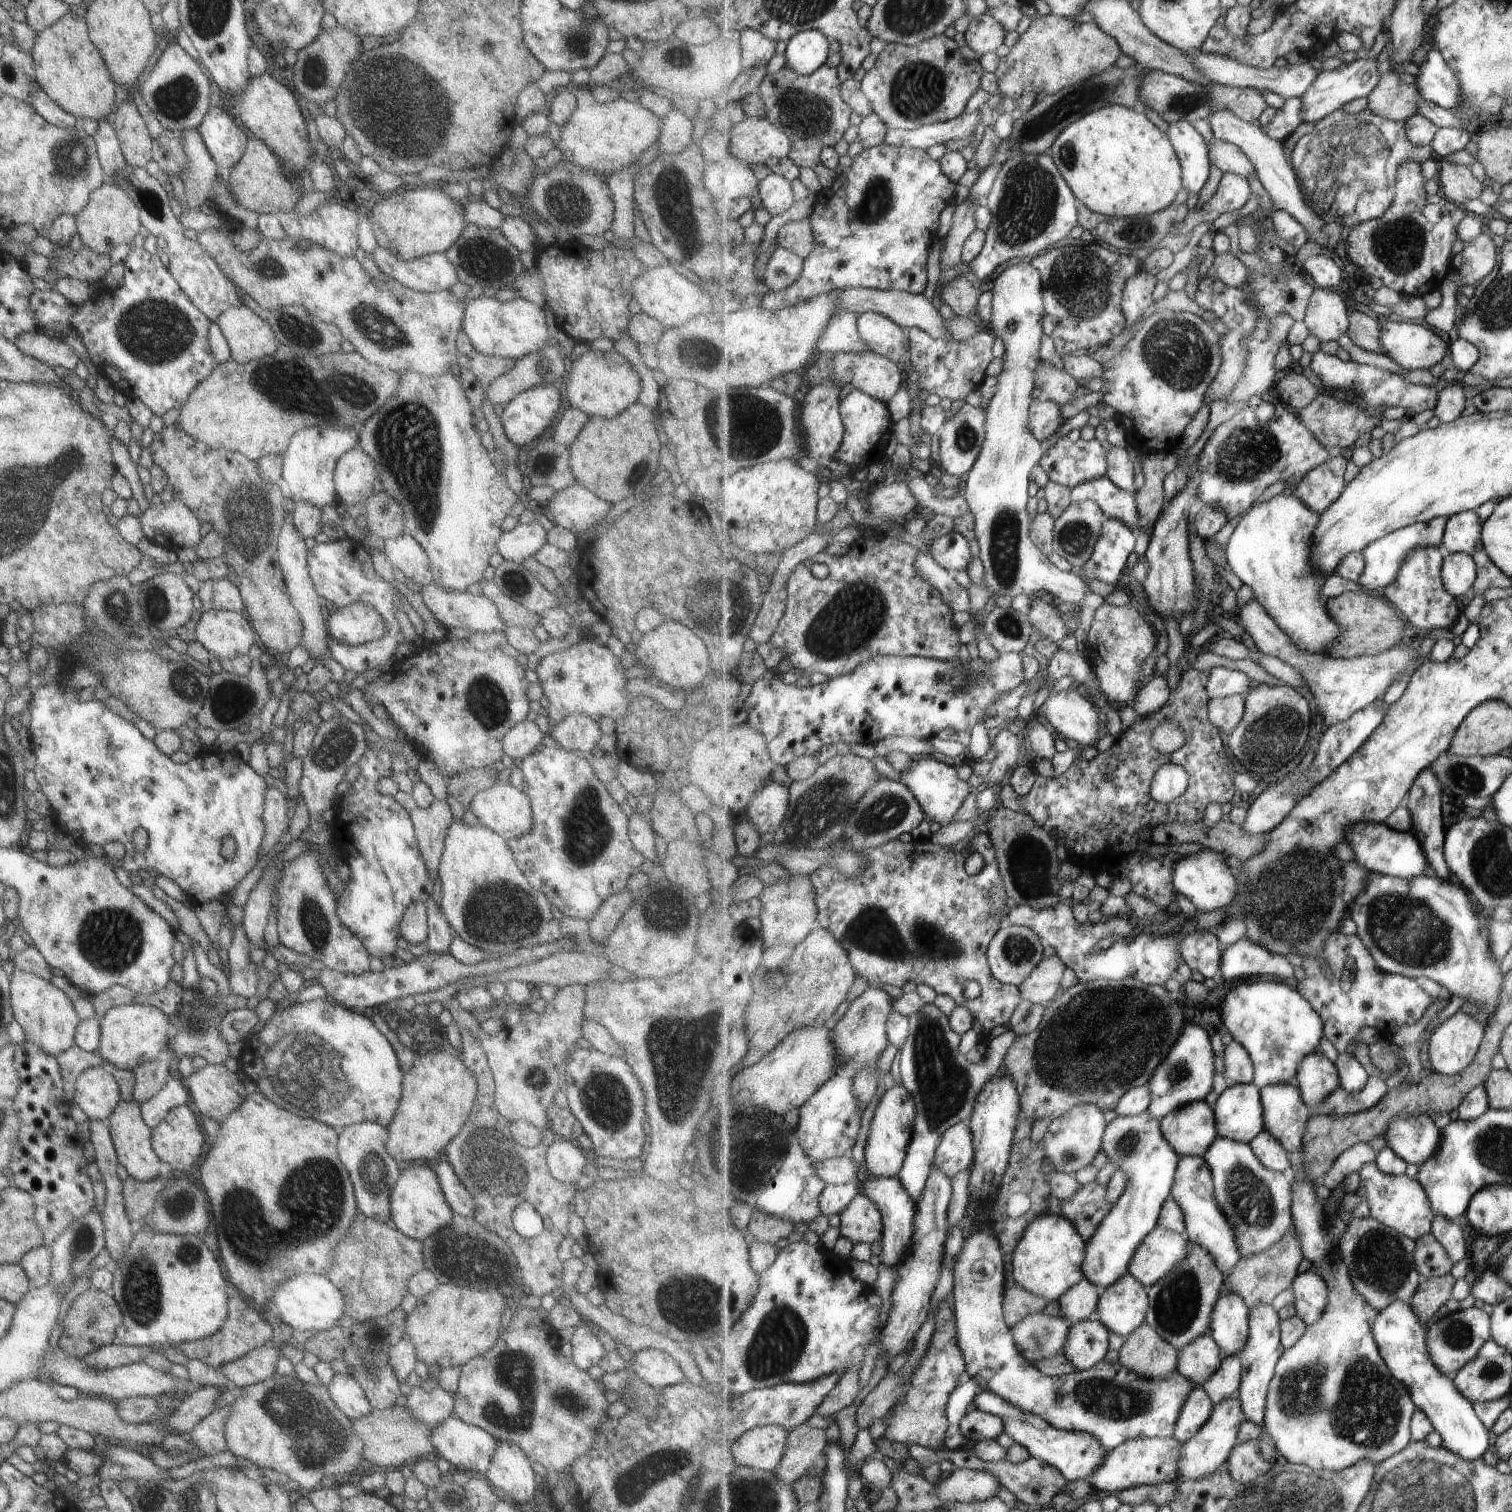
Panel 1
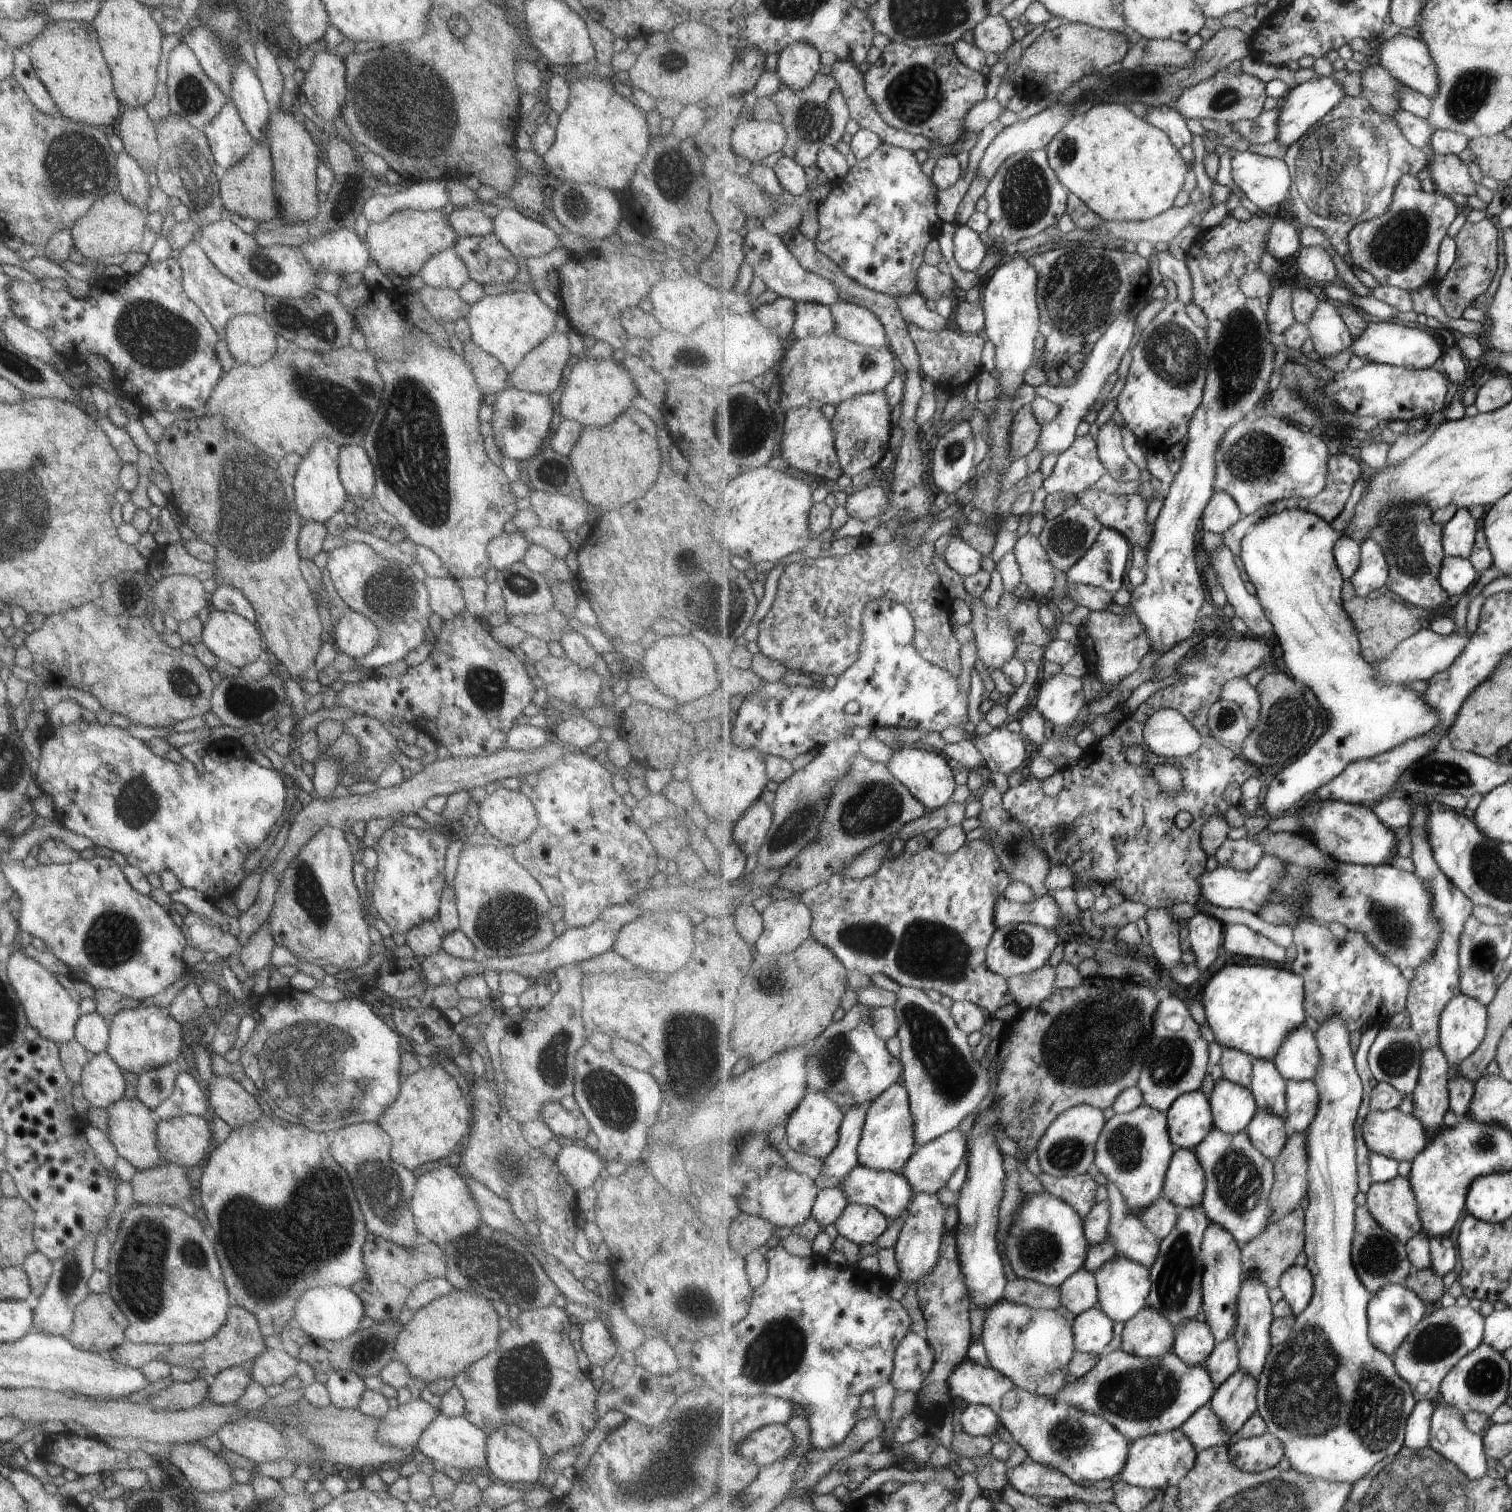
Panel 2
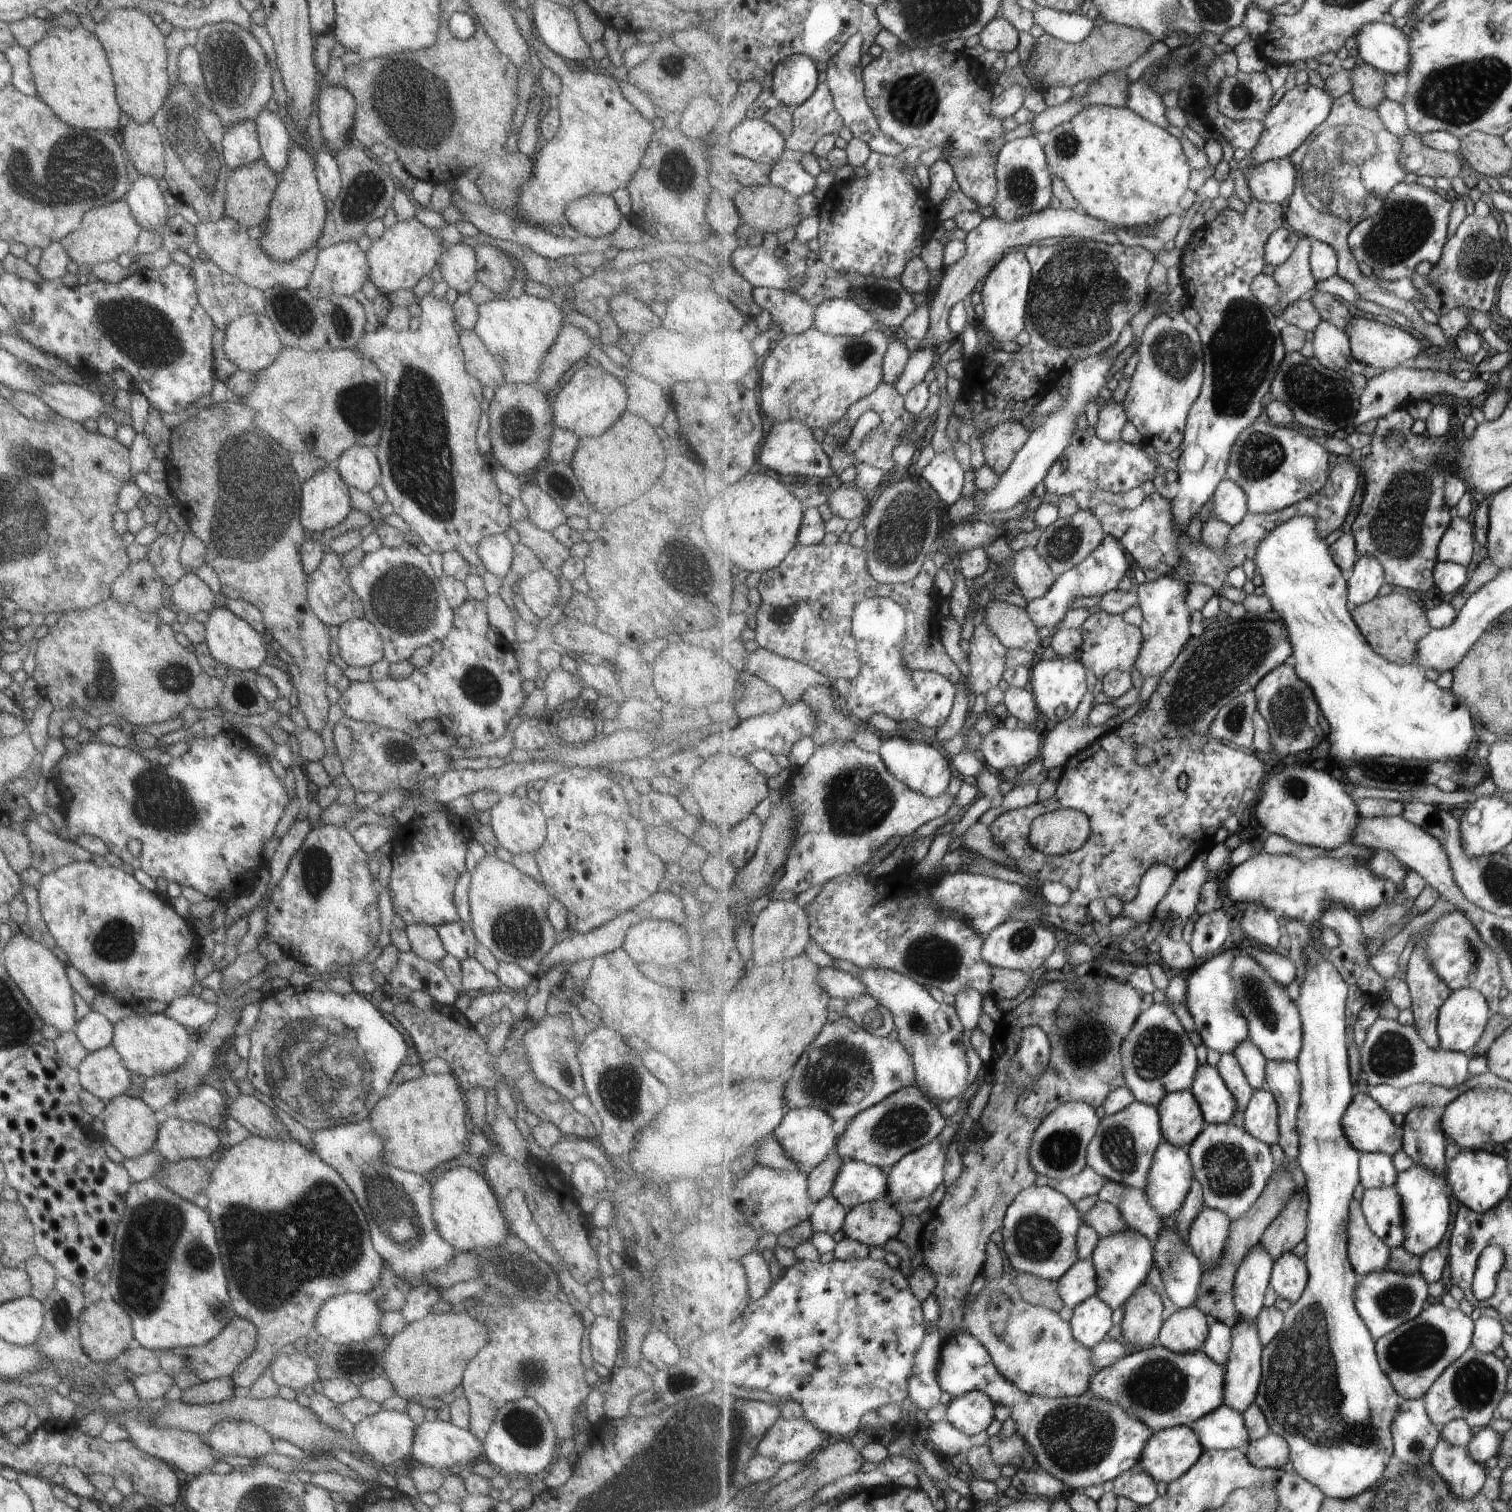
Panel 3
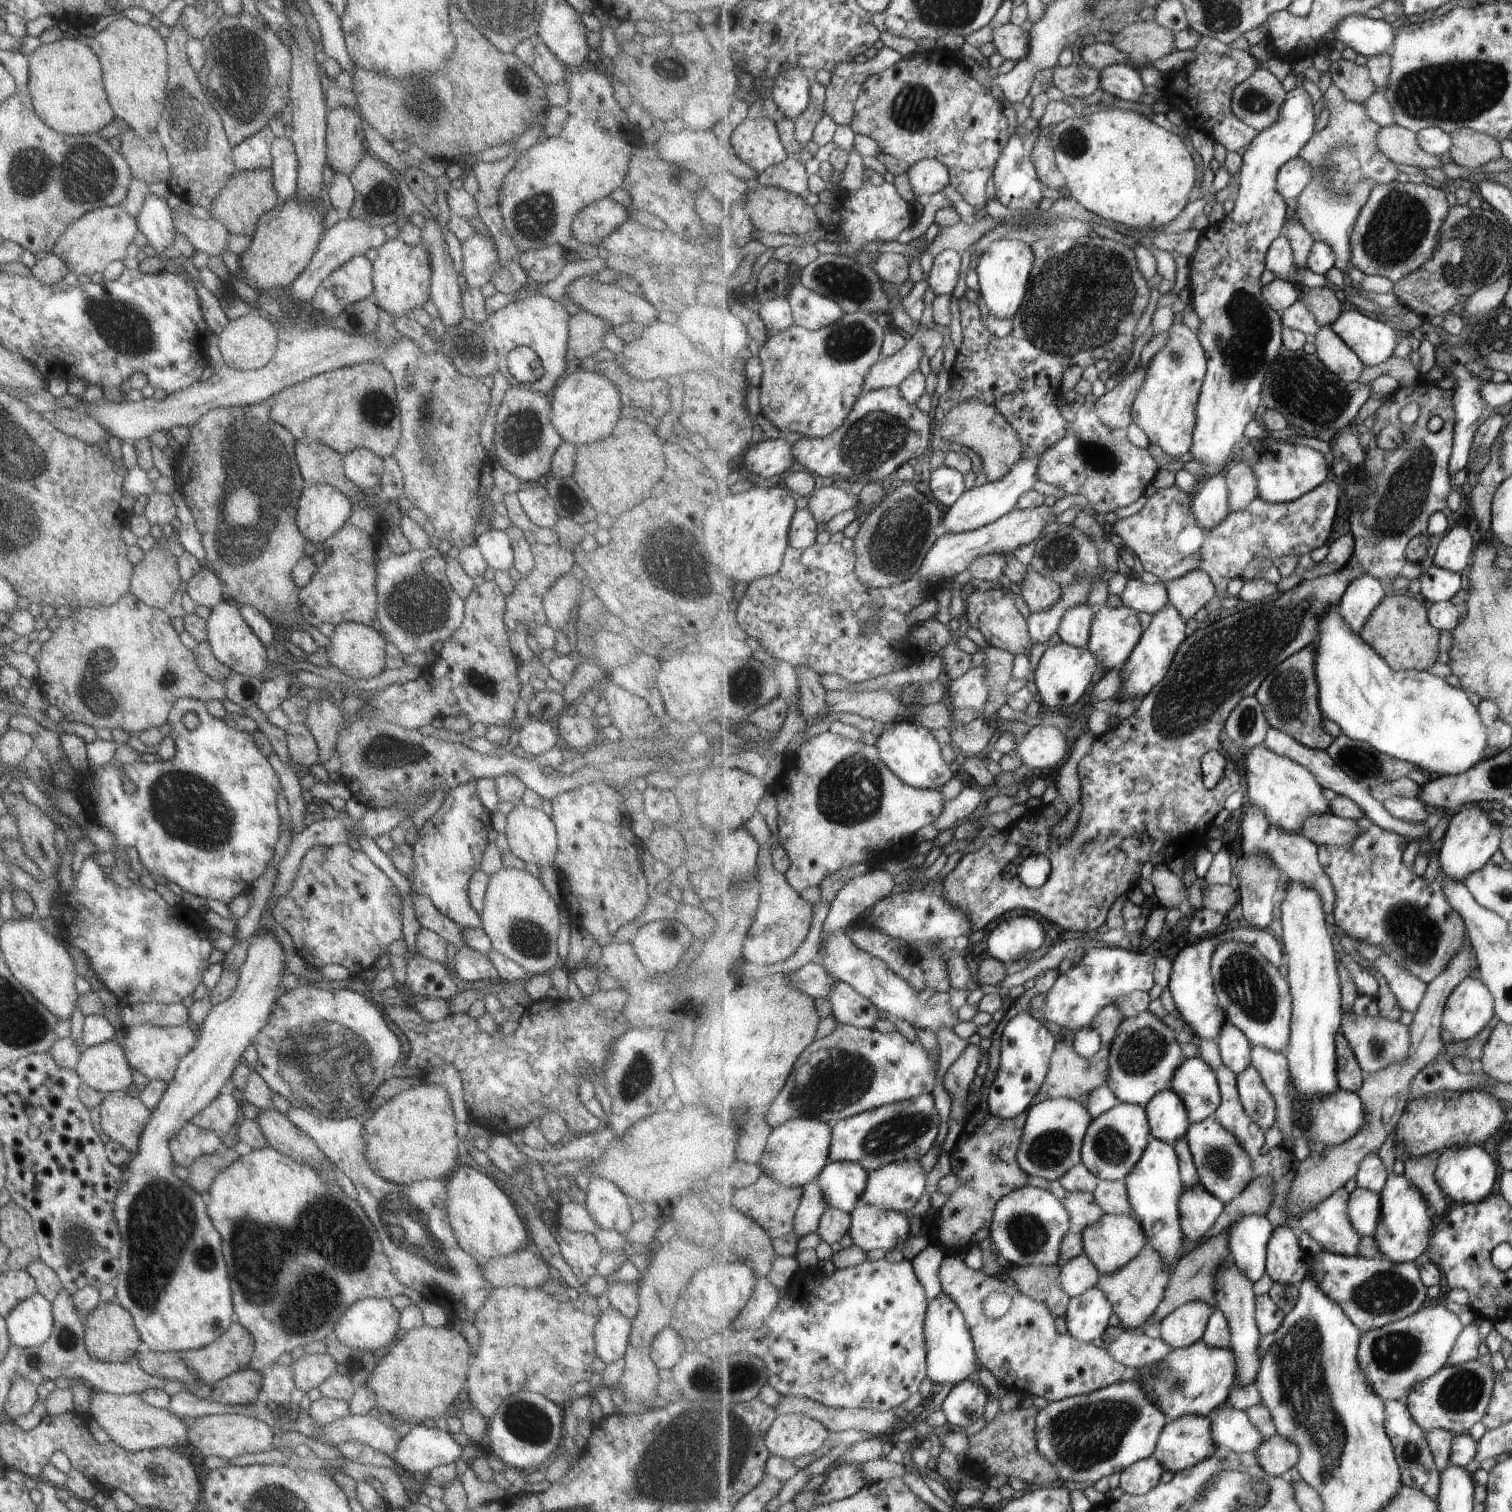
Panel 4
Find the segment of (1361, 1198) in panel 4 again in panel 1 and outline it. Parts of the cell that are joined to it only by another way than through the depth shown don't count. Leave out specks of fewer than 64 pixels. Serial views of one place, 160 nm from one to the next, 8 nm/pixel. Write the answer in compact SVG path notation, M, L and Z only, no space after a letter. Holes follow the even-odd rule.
M1367 1163L1359 1174L1361 1176L1359 1184L1366 1190L1370 1214L1378 1221L1416 1241L1432 1232L1436 1214L1432 1209L1428 1192L1416 1178L1384 1173L1375 1163Z

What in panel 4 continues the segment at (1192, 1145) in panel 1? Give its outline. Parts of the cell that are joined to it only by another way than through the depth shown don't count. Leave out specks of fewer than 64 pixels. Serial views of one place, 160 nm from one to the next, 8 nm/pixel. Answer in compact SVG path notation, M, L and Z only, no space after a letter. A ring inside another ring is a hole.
M1173 1090L1158 1092L1145 1108L1153 1138L1166 1143L1175 1142L1186 1136L1193 1122L1182 1098Z

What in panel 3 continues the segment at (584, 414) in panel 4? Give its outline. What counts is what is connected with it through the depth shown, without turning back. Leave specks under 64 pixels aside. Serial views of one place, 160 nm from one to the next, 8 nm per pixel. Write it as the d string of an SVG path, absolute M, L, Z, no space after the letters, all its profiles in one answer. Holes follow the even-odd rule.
M582 363L580 367L573 372L568 382L561 386L550 406L553 433L549 440L546 458L551 462L570 465L578 438L602 434L626 409L625 386L617 376L599 366Z

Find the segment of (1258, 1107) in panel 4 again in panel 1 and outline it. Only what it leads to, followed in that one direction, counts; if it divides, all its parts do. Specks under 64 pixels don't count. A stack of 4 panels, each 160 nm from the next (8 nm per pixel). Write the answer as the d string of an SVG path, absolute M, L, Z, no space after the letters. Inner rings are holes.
M1267 1129L1261 1132L1259 1136L1256 1136L1250 1144L1266 1167L1272 1168L1277 1172L1290 1173L1292 1168L1290 1152Z

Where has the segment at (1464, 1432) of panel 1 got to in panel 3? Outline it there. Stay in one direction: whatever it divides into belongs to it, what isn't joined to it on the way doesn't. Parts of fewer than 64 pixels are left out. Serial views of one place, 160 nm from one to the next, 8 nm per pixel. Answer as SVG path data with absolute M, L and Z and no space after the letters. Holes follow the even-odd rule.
M1385 1269L1359 1275L1360 1287L1356 1292L1356 1307L1361 1318L1378 1341L1403 1323L1414 1319L1423 1312L1423 1304L1429 1298L1429 1283L1421 1273L1405 1274L1401 1271ZM1440 1439L1433 1453L1432 1465L1462 1501L1473 1500L1487 1482L1487 1470L1477 1462L1467 1447L1456 1447Z

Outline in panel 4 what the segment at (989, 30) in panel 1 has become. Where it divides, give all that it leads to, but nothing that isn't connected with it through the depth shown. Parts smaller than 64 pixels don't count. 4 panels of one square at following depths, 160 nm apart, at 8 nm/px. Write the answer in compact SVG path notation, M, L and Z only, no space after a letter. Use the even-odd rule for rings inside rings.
M1009 22L993 32L994 46L1006 60L1016 63L1026 59L1030 53L1030 33Z

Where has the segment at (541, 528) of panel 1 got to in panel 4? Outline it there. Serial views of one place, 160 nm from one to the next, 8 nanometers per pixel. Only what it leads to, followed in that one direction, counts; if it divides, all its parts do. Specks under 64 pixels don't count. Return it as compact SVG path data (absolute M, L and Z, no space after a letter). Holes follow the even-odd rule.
M490 529L476 540L483 560L495 570L506 570L512 566L512 537L509 532Z

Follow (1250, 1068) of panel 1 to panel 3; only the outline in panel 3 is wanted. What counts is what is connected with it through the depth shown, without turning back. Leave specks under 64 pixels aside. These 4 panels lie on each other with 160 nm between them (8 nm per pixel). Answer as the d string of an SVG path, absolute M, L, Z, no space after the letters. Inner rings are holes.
M1223 1053L1220 1055L1217 1070L1219 1070L1233 1094L1235 1094L1239 1106L1236 1116L1229 1123L1243 1127L1244 1112L1256 1090L1245 1076L1240 1060L1237 1060L1237 1057L1233 1053Z

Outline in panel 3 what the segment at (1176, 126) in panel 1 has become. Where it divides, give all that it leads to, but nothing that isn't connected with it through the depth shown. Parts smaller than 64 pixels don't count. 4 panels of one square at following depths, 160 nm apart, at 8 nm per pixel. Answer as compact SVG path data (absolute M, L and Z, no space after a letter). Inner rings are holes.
M1139 78L1130 84L1128 95L1127 107L1163 128L1169 126L1167 107L1161 100L1161 94L1150 88L1143 79Z

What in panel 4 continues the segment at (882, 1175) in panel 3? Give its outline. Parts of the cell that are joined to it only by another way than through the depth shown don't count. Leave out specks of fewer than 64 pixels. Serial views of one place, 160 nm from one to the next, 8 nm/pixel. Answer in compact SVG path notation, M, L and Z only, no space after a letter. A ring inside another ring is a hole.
M831 1161L817 1180L829 1206L851 1213L864 1196L869 1175L859 1163Z

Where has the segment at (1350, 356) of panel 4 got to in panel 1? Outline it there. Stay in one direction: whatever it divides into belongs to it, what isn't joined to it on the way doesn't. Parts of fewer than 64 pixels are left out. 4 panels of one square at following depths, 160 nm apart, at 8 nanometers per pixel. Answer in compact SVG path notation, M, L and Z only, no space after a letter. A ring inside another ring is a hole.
M1316 286L1304 321L1320 342L1338 341L1350 329L1350 311L1340 290Z

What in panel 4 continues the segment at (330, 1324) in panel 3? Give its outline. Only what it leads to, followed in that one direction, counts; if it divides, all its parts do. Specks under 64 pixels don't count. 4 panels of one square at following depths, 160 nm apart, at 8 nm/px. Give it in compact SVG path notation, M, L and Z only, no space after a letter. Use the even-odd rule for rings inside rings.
M367 1297L351 1303L342 1311L332 1326L331 1336L344 1345L373 1353L379 1348L393 1344L393 1336L398 1329L398 1318L399 1313L389 1299Z

